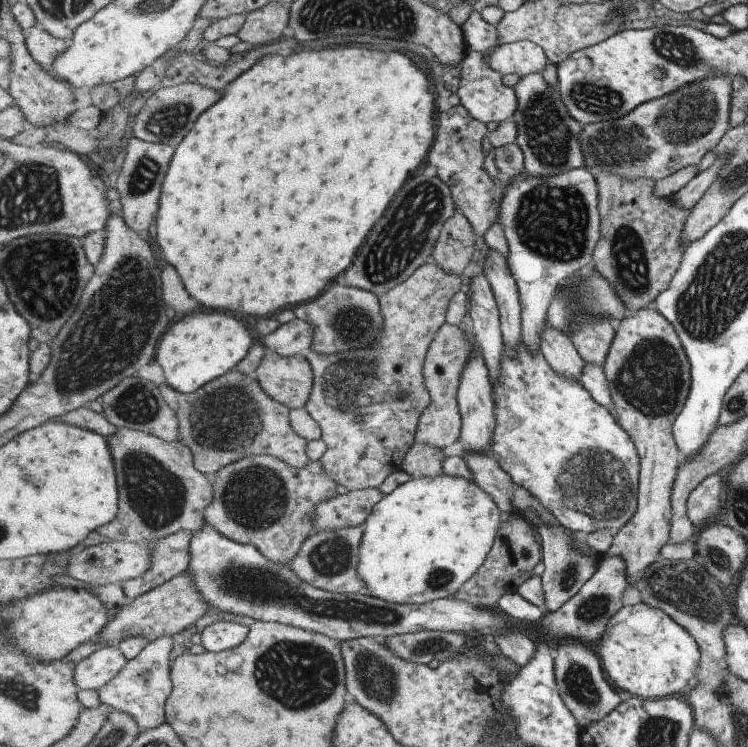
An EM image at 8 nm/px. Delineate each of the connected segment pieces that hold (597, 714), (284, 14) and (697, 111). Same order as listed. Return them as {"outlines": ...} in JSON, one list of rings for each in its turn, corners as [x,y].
{"outlines":[[[[567,639],[556,646],[558,654],[555,668],[560,697],[565,701],[571,714],[575,715],[581,728],[585,730],[589,725],[599,722],[611,714],[622,703],[621,696],[605,680],[604,666],[601,666],[595,648],[577,639]]],[[[271,3],[253,11],[238,34],[240,40],[253,47],[279,41],[283,30],[290,26],[290,10],[291,6],[283,3]]],[[[731,76],[708,77],[703,81],[688,83],[681,89],[663,98],[646,102],[632,113],[616,121],[603,121],[583,126],[580,141],[584,151],[586,168],[600,169],[621,175],[629,181],[650,179],[660,181],[691,165],[697,165],[705,154],[711,152],[728,130],[728,108],[730,103]]]]}

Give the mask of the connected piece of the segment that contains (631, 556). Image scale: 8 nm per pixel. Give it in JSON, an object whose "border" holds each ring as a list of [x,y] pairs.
{"border":[[[641,309],[625,316],[617,322],[616,335],[604,362],[604,369],[610,384],[613,399],[613,412],[622,427],[631,435],[640,453],[641,474],[638,492],[638,509],[621,530],[614,535],[613,546],[607,555],[621,555],[628,562],[628,583],[636,586],[640,574],[659,560],[661,549],[668,542],[668,526],[671,522],[671,488],[675,480],[676,468],[681,456],[675,439],[672,437],[672,425],[684,405],[689,385],[689,363],[672,325],[657,309]]]}

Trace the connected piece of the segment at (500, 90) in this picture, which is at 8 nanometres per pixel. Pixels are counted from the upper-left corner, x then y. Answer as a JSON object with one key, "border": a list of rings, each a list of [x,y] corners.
{"border":[[[467,50],[462,62],[462,77],[458,98],[470,113],[481,122],[503,122],[512,119],[518,109],[518,96],[513,87],[503,82],[503,75],[489,65],[489,55]]]}

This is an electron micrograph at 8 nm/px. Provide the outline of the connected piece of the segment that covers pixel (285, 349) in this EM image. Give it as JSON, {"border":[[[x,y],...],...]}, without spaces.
{"border":[[[295,316],[292,321],[283,324],[277,330],[262,335],[260,341],[268,351],[290,357],[311,351],[313,337],[312,323]]]}

